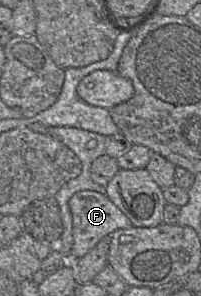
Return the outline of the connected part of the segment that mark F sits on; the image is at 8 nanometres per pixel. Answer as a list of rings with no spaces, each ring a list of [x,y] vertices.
[[[83,190],[75,193],[69,207],[72,214],[73,247],[68,257],[72,262],[92,250],[102,239],[109,238],[118,229],[129,229],[133,225],[127,216],[107,197],[96,191]]]

